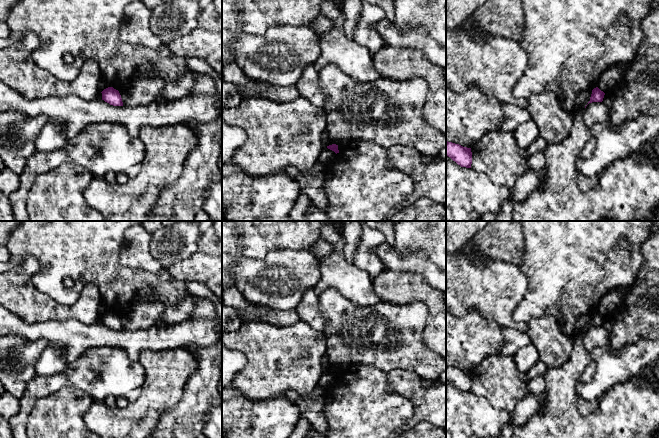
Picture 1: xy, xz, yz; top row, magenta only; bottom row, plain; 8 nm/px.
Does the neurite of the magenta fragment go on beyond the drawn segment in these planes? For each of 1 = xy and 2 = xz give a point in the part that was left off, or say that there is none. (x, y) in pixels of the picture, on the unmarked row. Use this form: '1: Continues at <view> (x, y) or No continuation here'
1: No continuation here
2: No continuation here

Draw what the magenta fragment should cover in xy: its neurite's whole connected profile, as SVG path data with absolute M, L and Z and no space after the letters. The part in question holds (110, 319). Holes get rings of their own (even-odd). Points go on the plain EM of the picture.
M108 311L102 316L102 324L113 330L123 330L122 322L118 314Z

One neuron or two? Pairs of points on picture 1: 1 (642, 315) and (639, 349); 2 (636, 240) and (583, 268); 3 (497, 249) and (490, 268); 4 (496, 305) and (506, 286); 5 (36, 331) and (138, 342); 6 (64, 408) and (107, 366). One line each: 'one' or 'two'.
1: two
2: one
3: two
4: one
5: one
6: two

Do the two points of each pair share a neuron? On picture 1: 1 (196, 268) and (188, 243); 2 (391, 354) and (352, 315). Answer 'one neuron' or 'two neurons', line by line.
1: two neurons
2: one neuron

